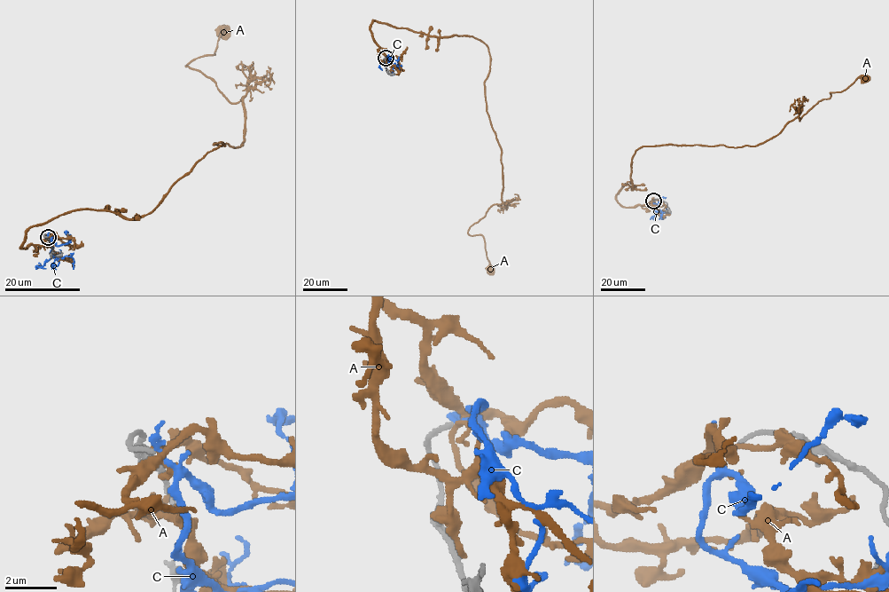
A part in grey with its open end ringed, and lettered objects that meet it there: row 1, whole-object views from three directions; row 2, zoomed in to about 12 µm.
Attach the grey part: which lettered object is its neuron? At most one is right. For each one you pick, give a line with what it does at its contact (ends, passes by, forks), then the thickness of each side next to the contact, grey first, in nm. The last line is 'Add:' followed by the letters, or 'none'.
Add: none

